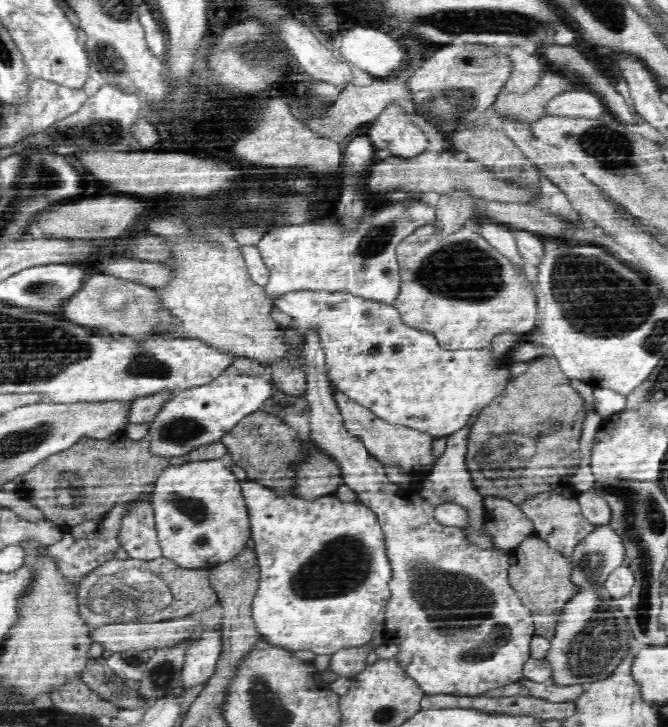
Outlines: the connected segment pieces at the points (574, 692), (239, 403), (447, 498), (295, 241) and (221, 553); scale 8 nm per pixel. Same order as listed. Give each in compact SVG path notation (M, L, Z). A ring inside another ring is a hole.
M526 678L517 681L516 684L519 684L522 688L520 696L532 696L552 703L576 702L585 692L585 686L582 685L558 687L554 683L538 683Z
M227 370L208 384L177 391L149 424L149 451L155 456L171 460L179 459L200 447L218 443L245 416L261 410L274 390L277 390L274 380Z
M470 424L468 426L464 425L456 432L447 436L444 453L439 457L436 466L432 468L430 474L421 479L422 484L419 494L422 498L431 502L434 507L440 506L444 502L454 502L454 504L463 506L468 513L468 526L461 529L461 531L471 544L486 550L486 548L493 548L495 546L493 546L494 540L492 540L492 537L482 531L485 528L484 497L478 492L476 484L472 480L472 474L467 470L466 452L468 452L468 447L466 446L469 444L470 428Z
M407 194L402 202L384 203L370 216L362 218L351 233L340 222L326 224L324 220L271 229L257 244L269 272L263 289L267 298L273 301L276 296L302 290L346 290L352 296L393 304L401 288L398 243L418 228L436 222L436 207L422 202L421 196Z
M221 459L174 464L157 478L151 492L155 527L164 557L176 561L180 567L210 569L238 556L251 538L241 481Z

